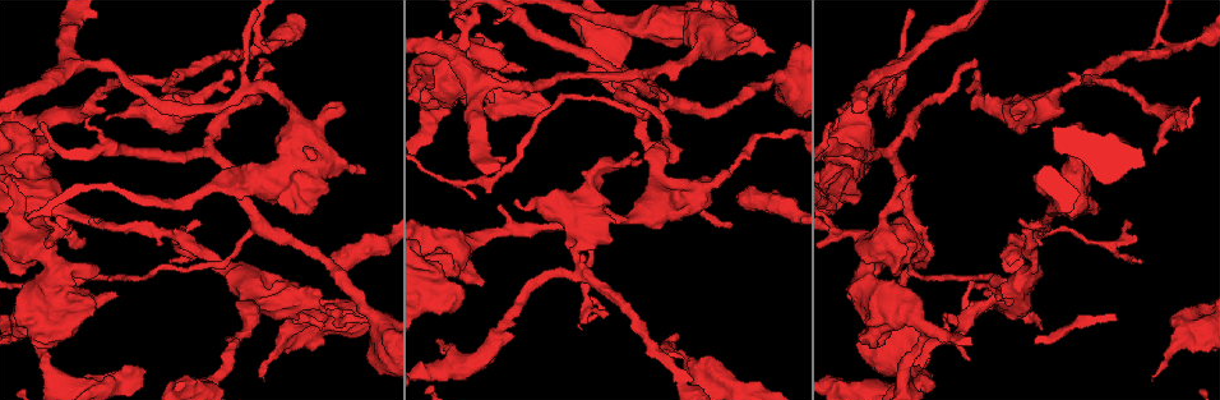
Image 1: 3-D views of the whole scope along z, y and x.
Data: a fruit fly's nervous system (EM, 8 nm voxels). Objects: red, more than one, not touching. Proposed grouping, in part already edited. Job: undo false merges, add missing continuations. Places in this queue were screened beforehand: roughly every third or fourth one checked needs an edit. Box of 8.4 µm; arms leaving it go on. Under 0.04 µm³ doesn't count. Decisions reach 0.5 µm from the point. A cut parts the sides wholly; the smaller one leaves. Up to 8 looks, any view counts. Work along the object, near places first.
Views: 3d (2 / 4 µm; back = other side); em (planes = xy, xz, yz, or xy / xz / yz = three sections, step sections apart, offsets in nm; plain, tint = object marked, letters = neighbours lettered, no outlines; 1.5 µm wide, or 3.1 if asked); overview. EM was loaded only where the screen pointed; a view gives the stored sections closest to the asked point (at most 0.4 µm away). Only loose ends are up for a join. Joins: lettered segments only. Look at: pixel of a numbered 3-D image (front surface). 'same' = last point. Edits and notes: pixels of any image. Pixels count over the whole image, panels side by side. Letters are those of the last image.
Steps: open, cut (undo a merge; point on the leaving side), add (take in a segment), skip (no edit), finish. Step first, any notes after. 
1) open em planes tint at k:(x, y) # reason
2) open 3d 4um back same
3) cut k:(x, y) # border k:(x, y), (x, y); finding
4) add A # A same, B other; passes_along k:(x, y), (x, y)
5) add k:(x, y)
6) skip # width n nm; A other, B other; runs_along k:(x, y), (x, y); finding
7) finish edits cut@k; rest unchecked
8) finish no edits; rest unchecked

open 3d 4um at 1:(1019, 244) # sudden change in width

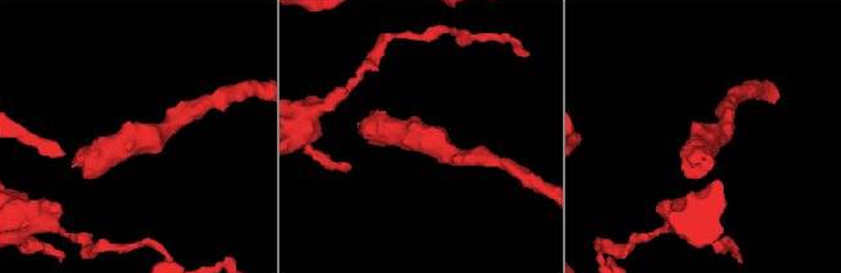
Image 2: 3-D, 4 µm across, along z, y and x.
open em planes letters at 2:(153, 138)

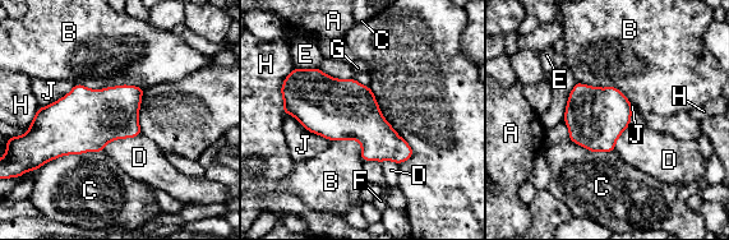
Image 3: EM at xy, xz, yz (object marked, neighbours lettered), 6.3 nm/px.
skip # A other, B other, C other, D other, E other, F other, G other, H other, J other; border 3:(141, 133), (112, 139), (102, 151); one neuron here

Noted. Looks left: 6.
open 3d 2um at 1:(949, 342) # a narrow waist

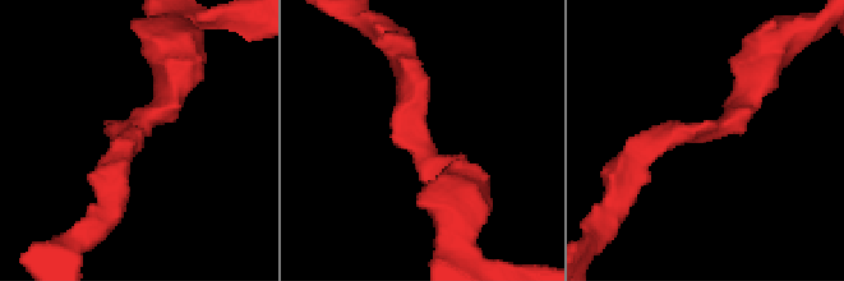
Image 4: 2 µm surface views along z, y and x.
open em planes letters at 4:(134, 132) # arm_widths 220, 300 nm; now the EM

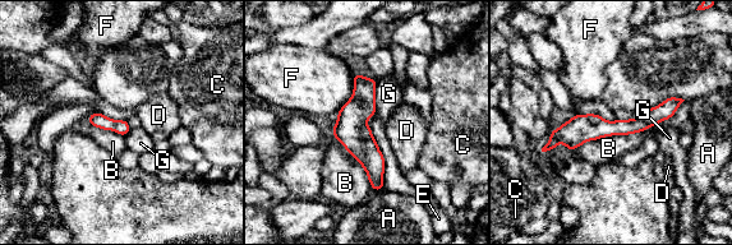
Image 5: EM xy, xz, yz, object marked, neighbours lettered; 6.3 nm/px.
skip # width 90 nm; A other, B other, C other, D other, E other, F other, G other; runs_along 5:(677, 101), (548, 147); continuous, no second neuron

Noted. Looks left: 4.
open em 3.1um xy step 16 tint at 1:(1155, 154) # free end

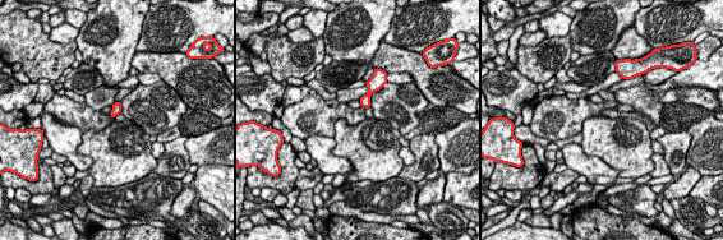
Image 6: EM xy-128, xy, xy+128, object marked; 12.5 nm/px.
open em 3.1um planes letters same # cut it another way

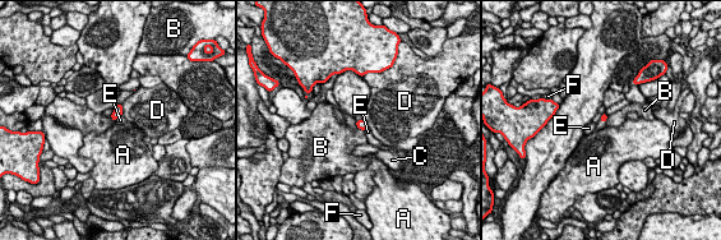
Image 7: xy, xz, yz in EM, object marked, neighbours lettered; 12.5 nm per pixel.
skip # A other, B other, C other, D other, E other, F other; border 7:(121, 114), (115, 121); no lettered segment goes on from it

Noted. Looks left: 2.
finish no edits; rest unchecked

